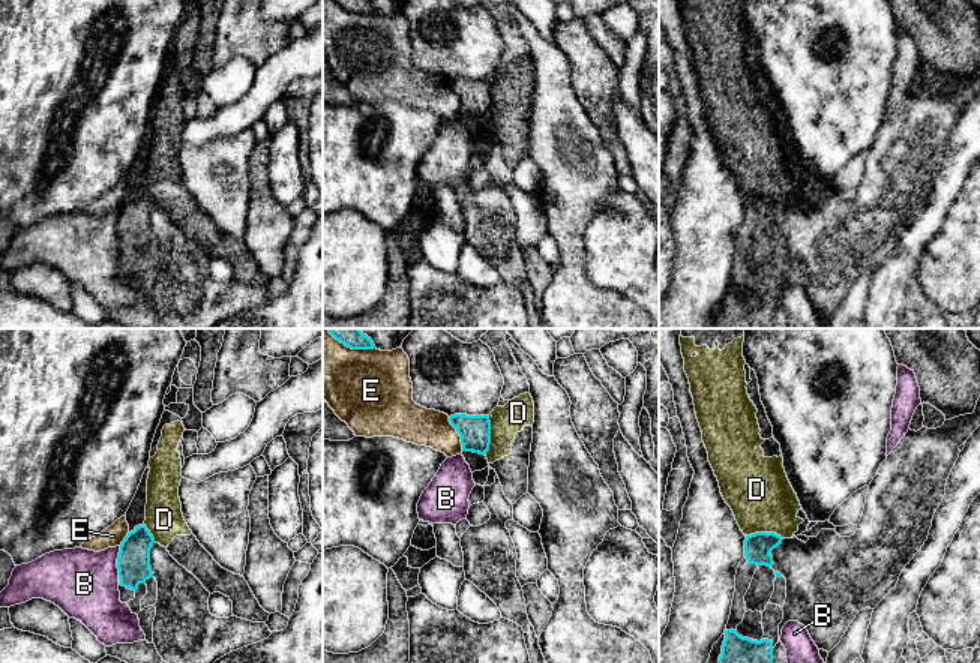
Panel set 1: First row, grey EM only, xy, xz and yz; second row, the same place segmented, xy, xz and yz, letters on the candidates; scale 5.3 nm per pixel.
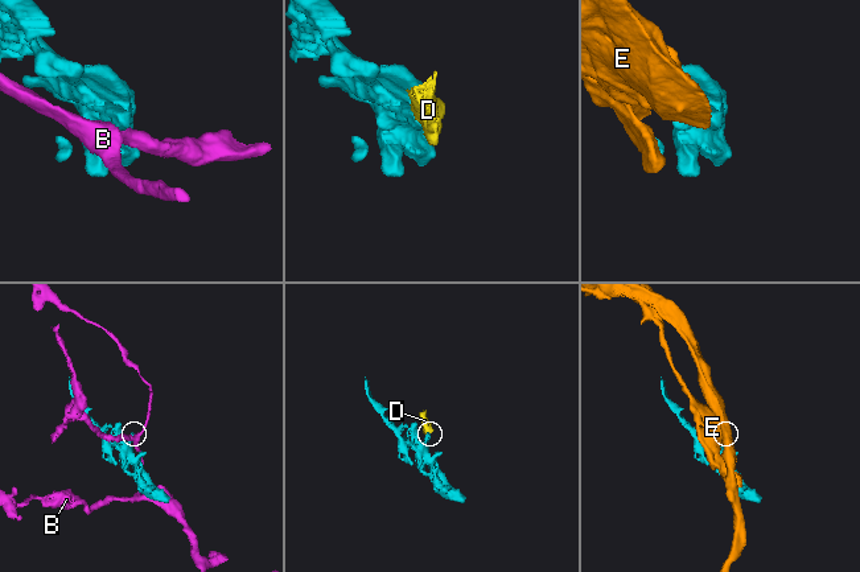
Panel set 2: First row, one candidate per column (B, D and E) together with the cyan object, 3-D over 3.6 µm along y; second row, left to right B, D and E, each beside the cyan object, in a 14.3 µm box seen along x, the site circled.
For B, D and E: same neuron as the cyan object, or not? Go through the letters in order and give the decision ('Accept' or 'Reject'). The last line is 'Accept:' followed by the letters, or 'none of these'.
B: Reject
D: Reject
E: Reject
Accept: none of these

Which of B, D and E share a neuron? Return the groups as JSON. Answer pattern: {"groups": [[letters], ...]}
{"groups": [["B"], ["D"], ["E"]]}

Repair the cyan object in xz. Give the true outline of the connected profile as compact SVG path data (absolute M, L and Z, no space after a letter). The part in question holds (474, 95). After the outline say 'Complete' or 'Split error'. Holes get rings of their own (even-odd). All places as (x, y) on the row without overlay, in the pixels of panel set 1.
M455 78L449 86L461 100L462 116L486 118L491 108L489 80Z. Complete

